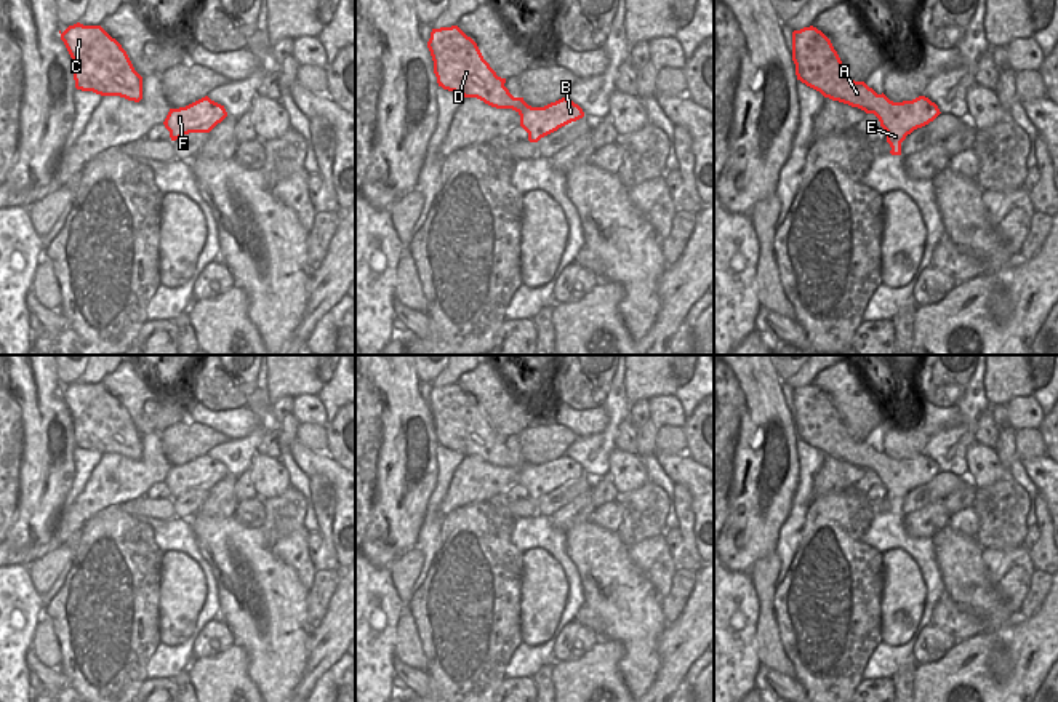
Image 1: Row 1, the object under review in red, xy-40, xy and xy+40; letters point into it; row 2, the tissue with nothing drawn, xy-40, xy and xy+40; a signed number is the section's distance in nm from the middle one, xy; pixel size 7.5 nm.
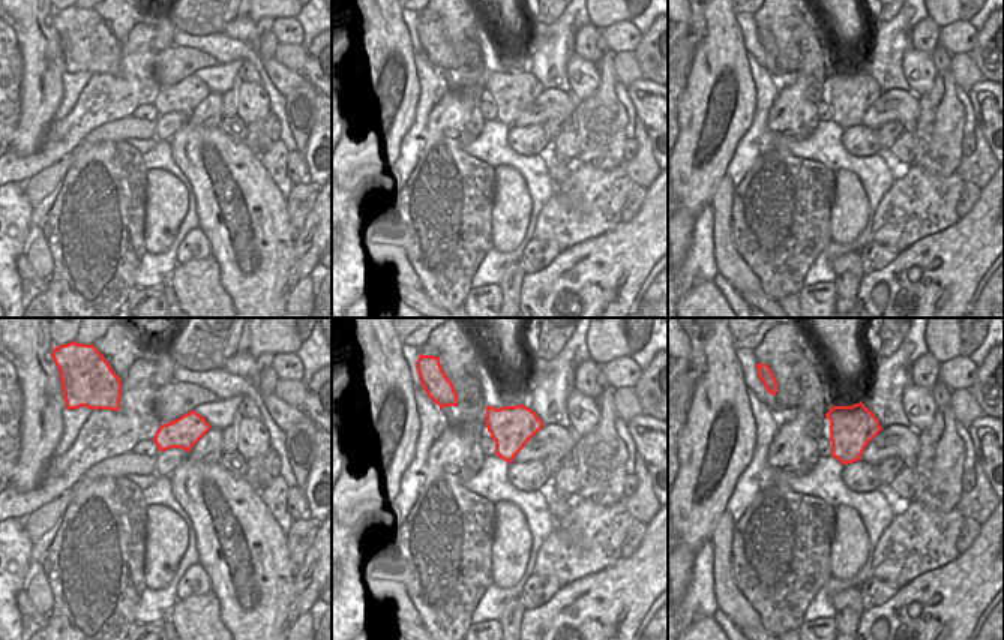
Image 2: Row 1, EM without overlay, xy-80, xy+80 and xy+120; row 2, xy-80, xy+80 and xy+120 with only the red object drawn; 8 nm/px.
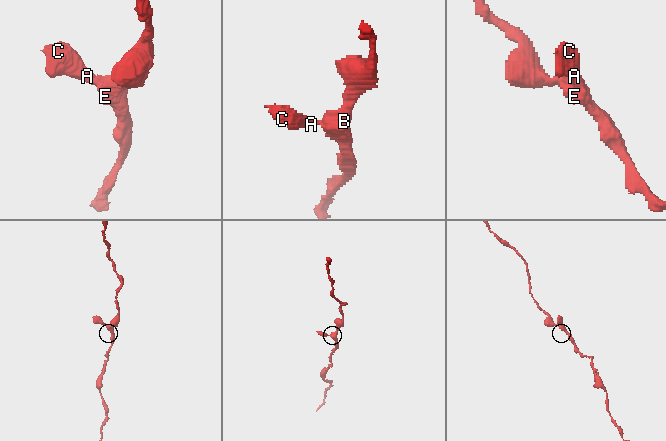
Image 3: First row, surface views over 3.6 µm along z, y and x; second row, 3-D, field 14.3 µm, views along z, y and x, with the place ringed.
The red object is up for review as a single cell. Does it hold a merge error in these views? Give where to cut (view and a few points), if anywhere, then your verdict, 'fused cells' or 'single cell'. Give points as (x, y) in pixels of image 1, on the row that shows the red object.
no cut; single cell

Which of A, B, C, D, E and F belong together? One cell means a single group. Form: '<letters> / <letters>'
A B C D E F

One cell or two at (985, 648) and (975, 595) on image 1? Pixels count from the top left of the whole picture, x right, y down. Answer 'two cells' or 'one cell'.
two cells

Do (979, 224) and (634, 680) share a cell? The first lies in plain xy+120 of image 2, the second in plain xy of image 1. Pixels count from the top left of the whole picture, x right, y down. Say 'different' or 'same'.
different

